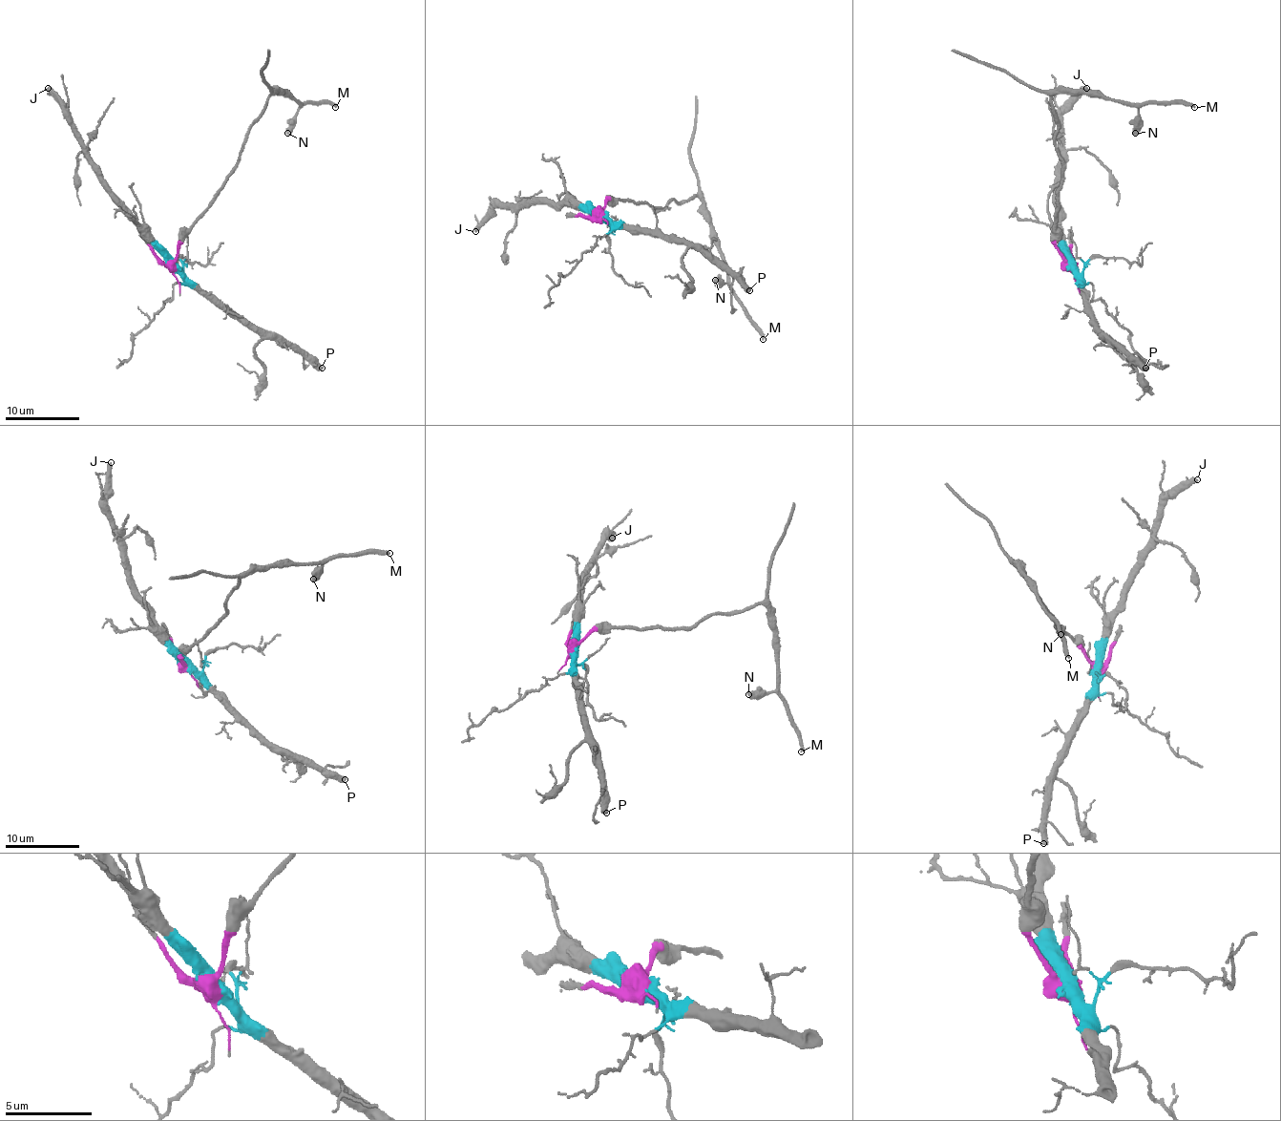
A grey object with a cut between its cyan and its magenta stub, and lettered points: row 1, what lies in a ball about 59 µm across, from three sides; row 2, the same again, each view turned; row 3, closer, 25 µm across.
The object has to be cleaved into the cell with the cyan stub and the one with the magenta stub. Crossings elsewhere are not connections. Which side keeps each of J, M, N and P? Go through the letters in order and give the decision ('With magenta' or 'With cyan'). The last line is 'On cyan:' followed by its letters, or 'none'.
J: With cyan
M: With magenta
N: With magenta
P: With cyan
On cyan: J, P

